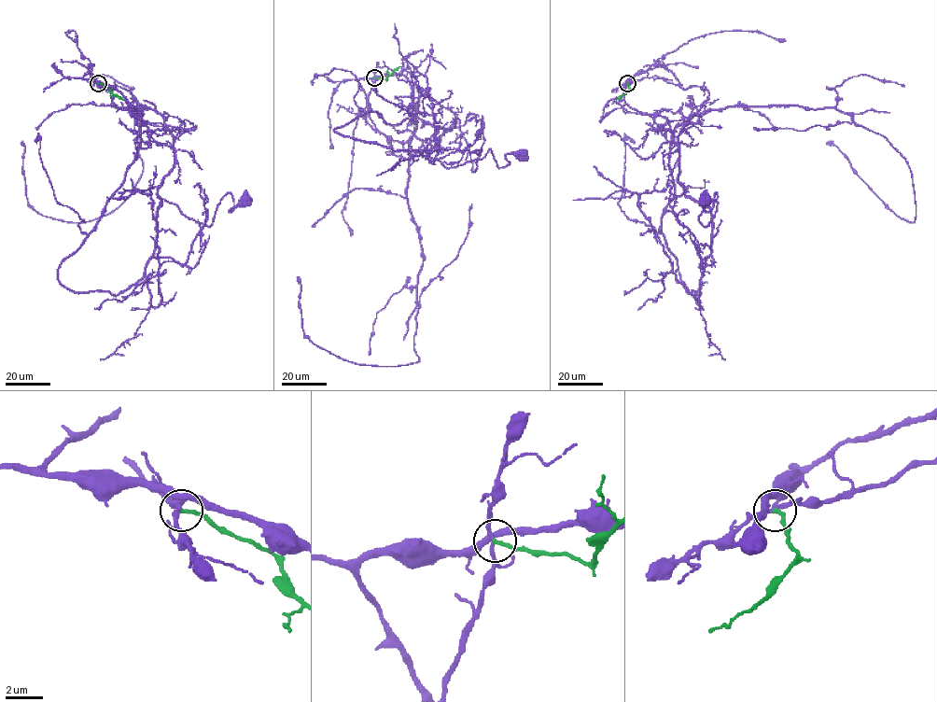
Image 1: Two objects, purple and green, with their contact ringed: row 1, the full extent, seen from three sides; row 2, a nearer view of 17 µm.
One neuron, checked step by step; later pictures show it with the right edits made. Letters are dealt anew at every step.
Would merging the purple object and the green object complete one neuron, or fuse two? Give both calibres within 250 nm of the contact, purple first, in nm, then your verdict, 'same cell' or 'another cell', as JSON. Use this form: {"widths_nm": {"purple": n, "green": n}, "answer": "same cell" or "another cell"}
{"widths_nm": {"purple": 220, "green": 180}, "answer": "another cell"}

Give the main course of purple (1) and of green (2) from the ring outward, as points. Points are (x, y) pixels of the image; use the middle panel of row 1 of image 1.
1: (375, 77), (402, 74), (416, 116), (450, 129), (434, 134), (446, 168), (489, 148), (498, 167), (521, 153)
2: (375, 77), (386, 79), (399, 66)

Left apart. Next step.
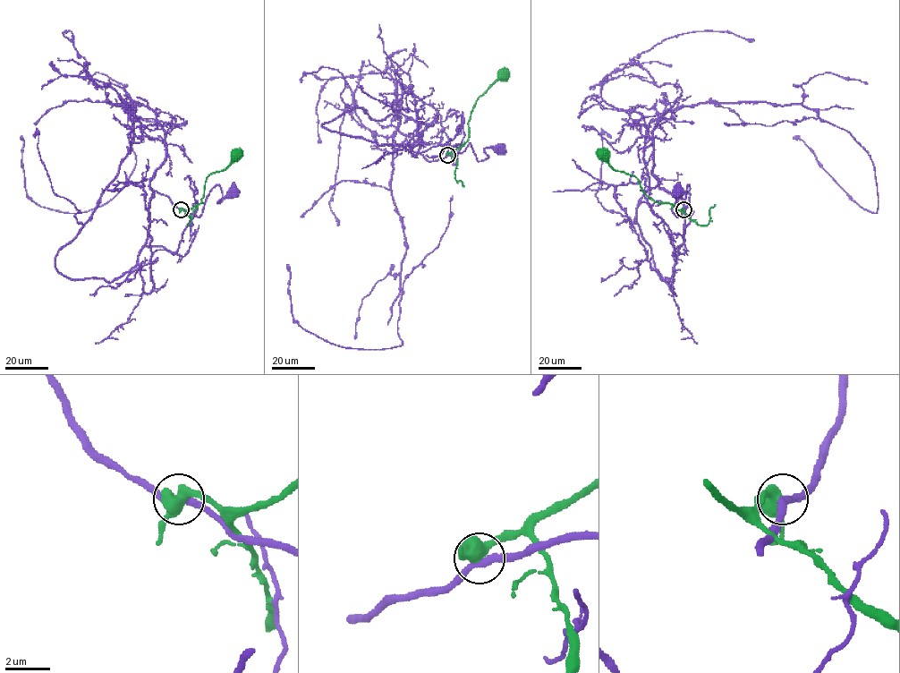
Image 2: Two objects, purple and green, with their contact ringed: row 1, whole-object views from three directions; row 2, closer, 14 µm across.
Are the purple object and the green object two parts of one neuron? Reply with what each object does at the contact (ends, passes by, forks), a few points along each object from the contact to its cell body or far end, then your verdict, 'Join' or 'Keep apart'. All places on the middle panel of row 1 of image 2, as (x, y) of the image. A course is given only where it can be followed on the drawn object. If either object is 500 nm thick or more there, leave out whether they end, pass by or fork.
Course of purple: (447, 155), (462, 152), (469, 142), (476, 159), (482, 160), (488, 157), (484, 149), (487, 147), (499, 148). Course of green: (447, 155), (467, 140), (468, 121), (476, 100), (497, 79), (500, 72), (502, 74). Keep apart

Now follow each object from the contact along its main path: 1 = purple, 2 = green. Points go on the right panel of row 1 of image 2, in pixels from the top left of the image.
1: (683, 208), (676, 217), (671, 208), (689, 190), (689, 186), (683, 202), (675, 200), (676, 192)
2: (683, 208), (679, 210), (666, 202), (656, 202), (641, 190), (636, 178), (615, 171), (603, 155)

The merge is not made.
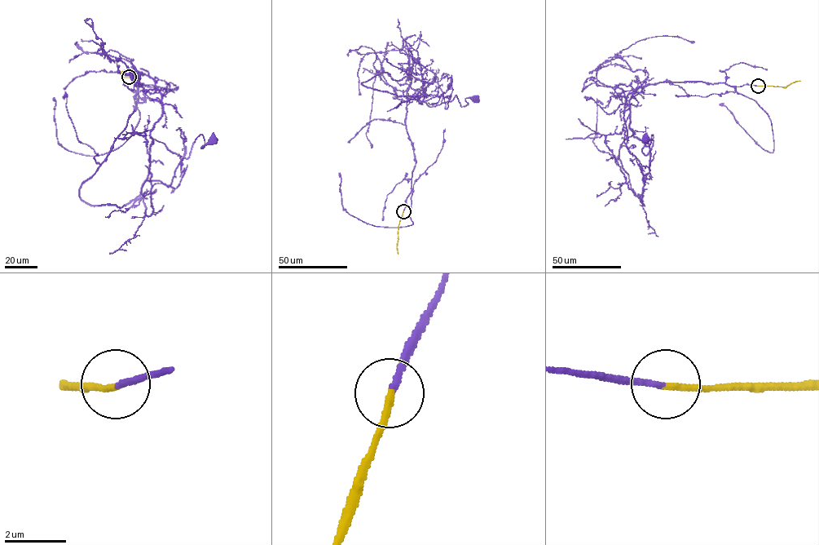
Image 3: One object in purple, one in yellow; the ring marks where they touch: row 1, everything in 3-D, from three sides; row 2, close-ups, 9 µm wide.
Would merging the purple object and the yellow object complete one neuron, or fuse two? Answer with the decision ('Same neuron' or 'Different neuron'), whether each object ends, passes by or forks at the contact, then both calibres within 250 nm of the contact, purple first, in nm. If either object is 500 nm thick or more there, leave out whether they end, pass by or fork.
Same neuron. At the ring purple ends. At the ring yellow ends. Thickness 190 nm (purple) against 200 nm

